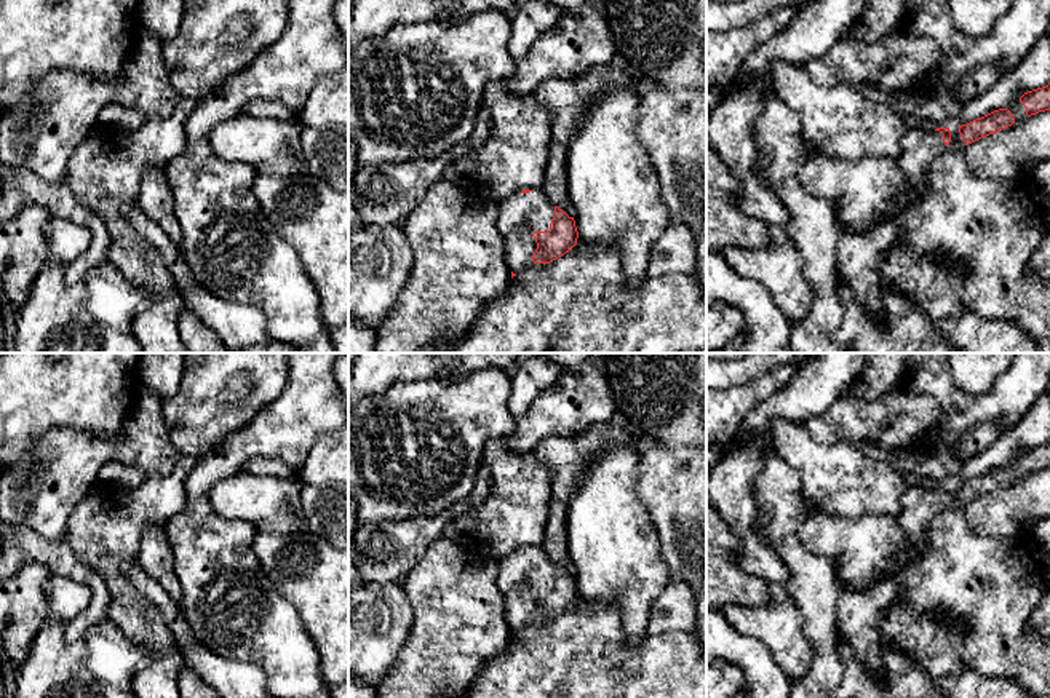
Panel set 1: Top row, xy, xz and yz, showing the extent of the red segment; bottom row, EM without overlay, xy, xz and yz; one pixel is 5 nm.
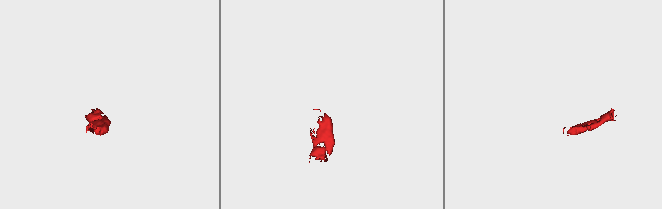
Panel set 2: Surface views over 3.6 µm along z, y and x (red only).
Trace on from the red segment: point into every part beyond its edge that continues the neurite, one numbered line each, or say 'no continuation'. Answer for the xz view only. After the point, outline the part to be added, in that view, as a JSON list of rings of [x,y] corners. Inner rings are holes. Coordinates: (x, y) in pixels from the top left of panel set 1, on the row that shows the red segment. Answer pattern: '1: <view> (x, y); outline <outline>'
1: xz (520, 214); outline [[[540,188],[499,201],[497,227],[505,240],[507,264],[515,275],[532,262],[537,249],[532,233],[548,232],[553,216],[555,204]]]

